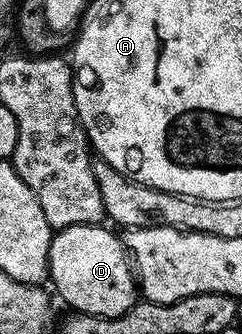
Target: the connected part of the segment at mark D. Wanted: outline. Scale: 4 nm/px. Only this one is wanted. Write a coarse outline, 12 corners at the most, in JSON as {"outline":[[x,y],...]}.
{"outline":[[83,224],[53,235],[55,295],[86,316],[131,310],[123,239]]}

